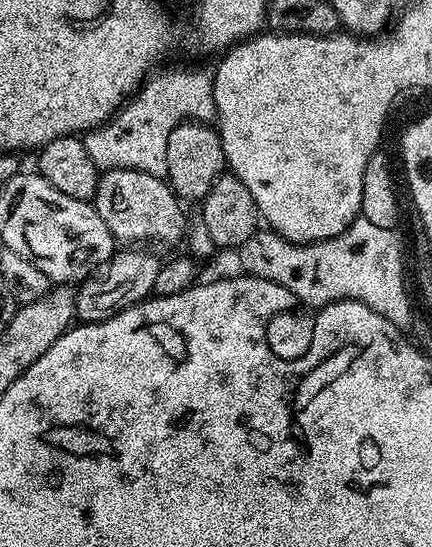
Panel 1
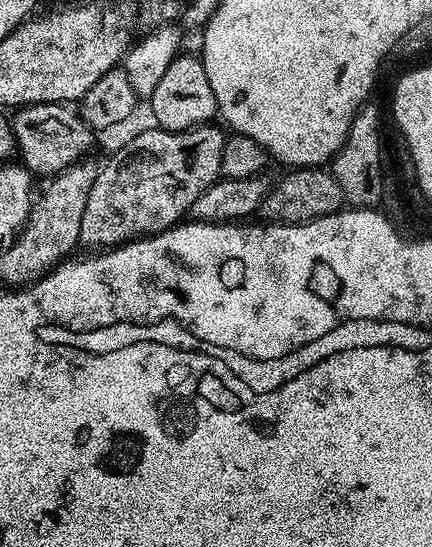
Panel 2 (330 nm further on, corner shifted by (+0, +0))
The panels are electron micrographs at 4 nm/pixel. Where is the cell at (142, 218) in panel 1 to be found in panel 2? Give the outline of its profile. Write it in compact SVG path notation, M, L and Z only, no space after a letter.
M67 103L25 104L17 111L20 113L16 117L11 117L16 151L23 167L27 168L33 177L51 178L91 153L88 151L92 148L93 129L88 127L79 111L72 109L71 112L68 108L71 107Z

